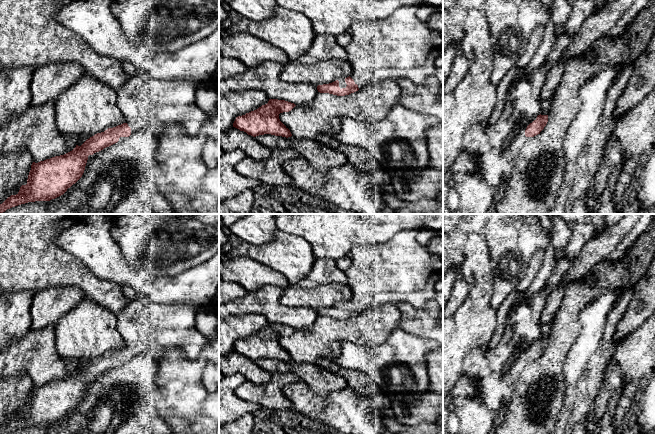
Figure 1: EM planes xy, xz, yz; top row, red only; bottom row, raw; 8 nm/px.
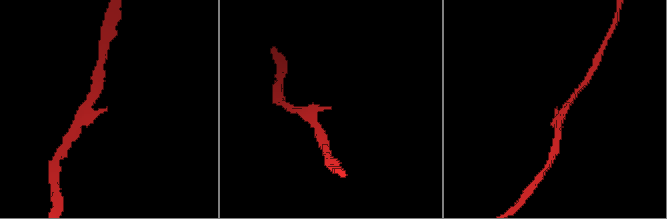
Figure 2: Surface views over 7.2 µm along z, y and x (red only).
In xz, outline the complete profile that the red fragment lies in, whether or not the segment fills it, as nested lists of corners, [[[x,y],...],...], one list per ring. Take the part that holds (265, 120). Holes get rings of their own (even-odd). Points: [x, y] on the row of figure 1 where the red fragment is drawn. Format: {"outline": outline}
{"outline": [[[269,99],[267,104],[258,109],[236,117],[233,127],[253,137],[264,134],[291,137],[290,130],[280,121],[279,114],[289,112],[295,106],[285,100]]]}

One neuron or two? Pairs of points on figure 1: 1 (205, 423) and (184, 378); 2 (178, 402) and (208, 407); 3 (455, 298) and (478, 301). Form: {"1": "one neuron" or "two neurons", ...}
{"1": "one neuron", "2": "two neurons", "3": "two neurons"}

